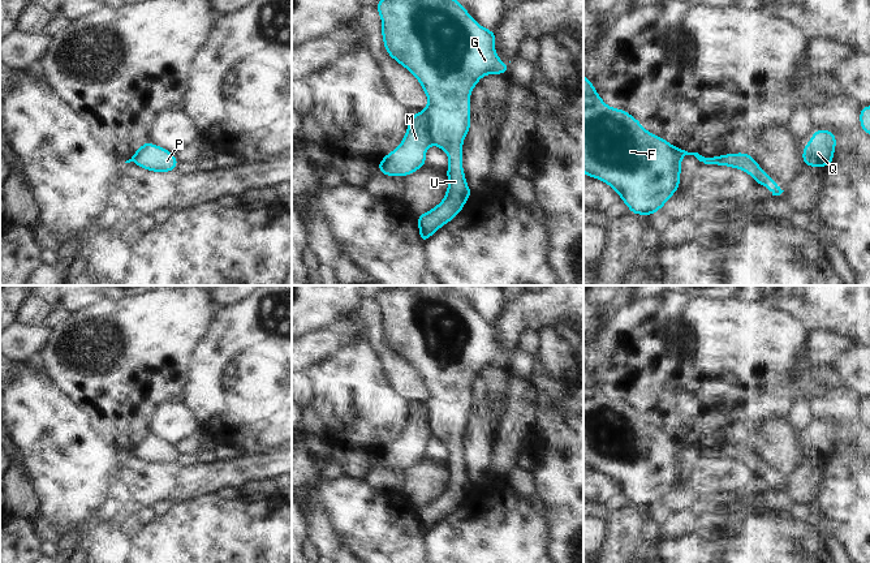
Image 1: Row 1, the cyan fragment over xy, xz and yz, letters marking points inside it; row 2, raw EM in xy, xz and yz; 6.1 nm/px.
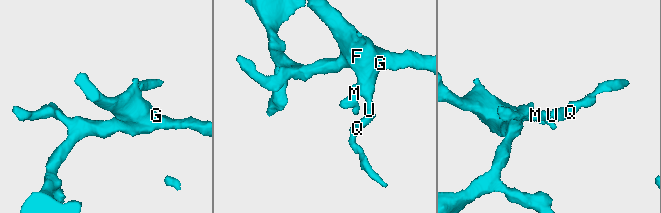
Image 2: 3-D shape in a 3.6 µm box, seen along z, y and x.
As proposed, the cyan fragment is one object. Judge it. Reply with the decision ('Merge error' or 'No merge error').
Merge error.

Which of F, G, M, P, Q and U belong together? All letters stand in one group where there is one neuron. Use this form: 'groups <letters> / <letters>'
groups F G P Q U / M

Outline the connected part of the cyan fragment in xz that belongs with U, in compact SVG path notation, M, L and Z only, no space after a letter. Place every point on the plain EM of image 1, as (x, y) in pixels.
M388 285L375 297L382 310L382 330L386 344L406 360L421 375L428 395L423 405L428 409L428 427L432 437L440 439L449 450L447 459L448 480L444 490L428 504L417 507L419 533L425 536L438 521L453 512L465 499L471 482L462 461L462 435L470 422L470 384L487 366L507 366L509 354L501 354L495 344L496 327L481 318L455 289L445 285Z

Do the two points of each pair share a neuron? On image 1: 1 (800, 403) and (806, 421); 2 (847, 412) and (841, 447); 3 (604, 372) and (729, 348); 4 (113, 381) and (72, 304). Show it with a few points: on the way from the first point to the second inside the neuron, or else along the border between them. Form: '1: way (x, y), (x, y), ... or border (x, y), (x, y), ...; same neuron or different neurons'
1: way (801, 407), (802, 417); same neuron
2: way (847, 421), (845, 438); same neuron
3: way (636, 366), (664, 372), (675, 381), (698, 370); same neuron
4: border (100, 299), (70, 313); different neurons

